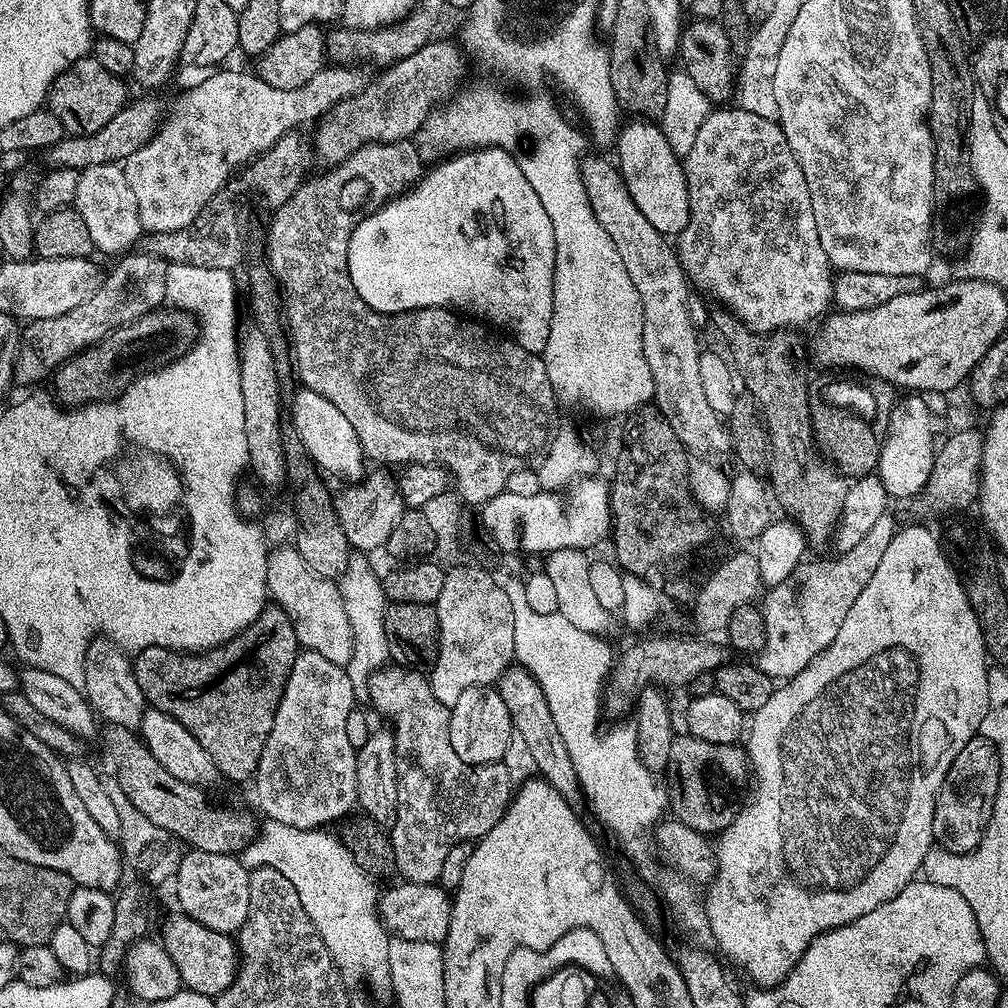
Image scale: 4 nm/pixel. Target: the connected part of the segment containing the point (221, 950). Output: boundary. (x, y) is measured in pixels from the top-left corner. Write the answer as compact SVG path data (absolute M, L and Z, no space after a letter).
M175 915L165 922L158 939L166 954L170 954L174 966L178 966L181 985L194 994L220 996L232 985L240 968L240 953L233 937L227 932L210 930L210 926L202 926L202 922L189 916Z

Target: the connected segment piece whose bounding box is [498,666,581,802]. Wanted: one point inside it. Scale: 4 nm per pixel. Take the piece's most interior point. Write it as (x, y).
(530, 716)

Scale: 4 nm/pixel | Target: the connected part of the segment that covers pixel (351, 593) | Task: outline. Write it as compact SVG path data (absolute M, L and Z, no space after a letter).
M352 554L345 572L339 576L338 583L342 602L346 606L346 614L350 618L350 630L354 630L354 654L346 665L346 671L357 701L364 702L370 696L370 681L381 668L389 663L388 643L386 642L386 626L384 613L386 597L381 577L376 577L372 564L367 555Z

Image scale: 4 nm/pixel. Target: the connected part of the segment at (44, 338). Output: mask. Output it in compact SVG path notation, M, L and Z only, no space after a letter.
M130 252L122 256L115 264L117 265L112 272L109 271L105 275L98 291L95 291L81 305L74 306L73 310L68 310L57 317L29 321L23 327L16 351L15 381L19 385L20 383L34 384L47 375L48 377L53 375L56 369L69 360L70 357L76 355L77 352L89 348L90 345L97 344L114 330L144 317L150 312L157 311L166 302L166 274L169 265L167 261L158 258L155 253Z

